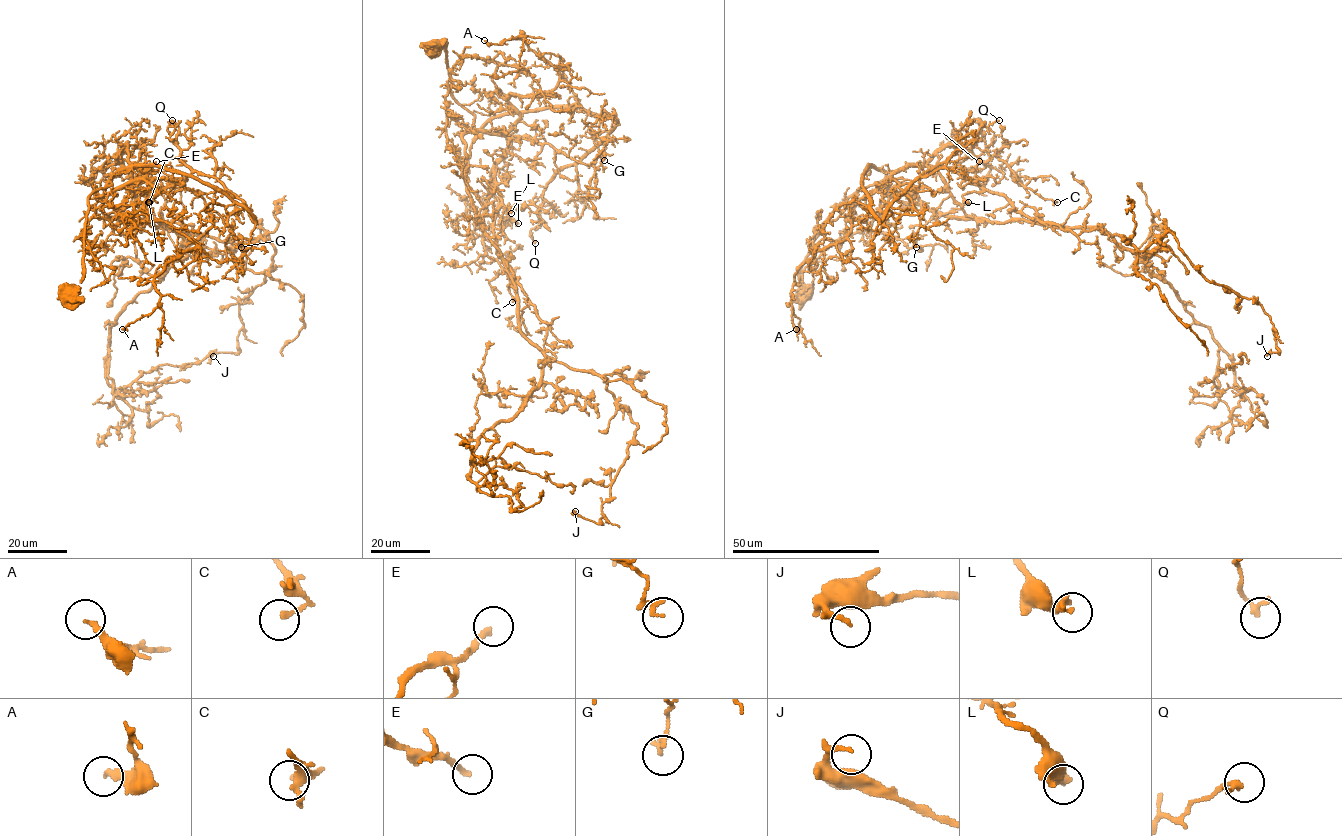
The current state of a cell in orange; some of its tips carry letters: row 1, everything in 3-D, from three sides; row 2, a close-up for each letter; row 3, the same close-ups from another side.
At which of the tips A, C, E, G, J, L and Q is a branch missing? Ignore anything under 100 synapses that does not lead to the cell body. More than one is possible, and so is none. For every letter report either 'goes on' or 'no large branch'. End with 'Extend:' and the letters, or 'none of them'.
A: no large branch
C: no large branch
E: no large branch
G: no large branch
J: no large branch
L: no large branch
Q: no large branch
Extend: none of them

